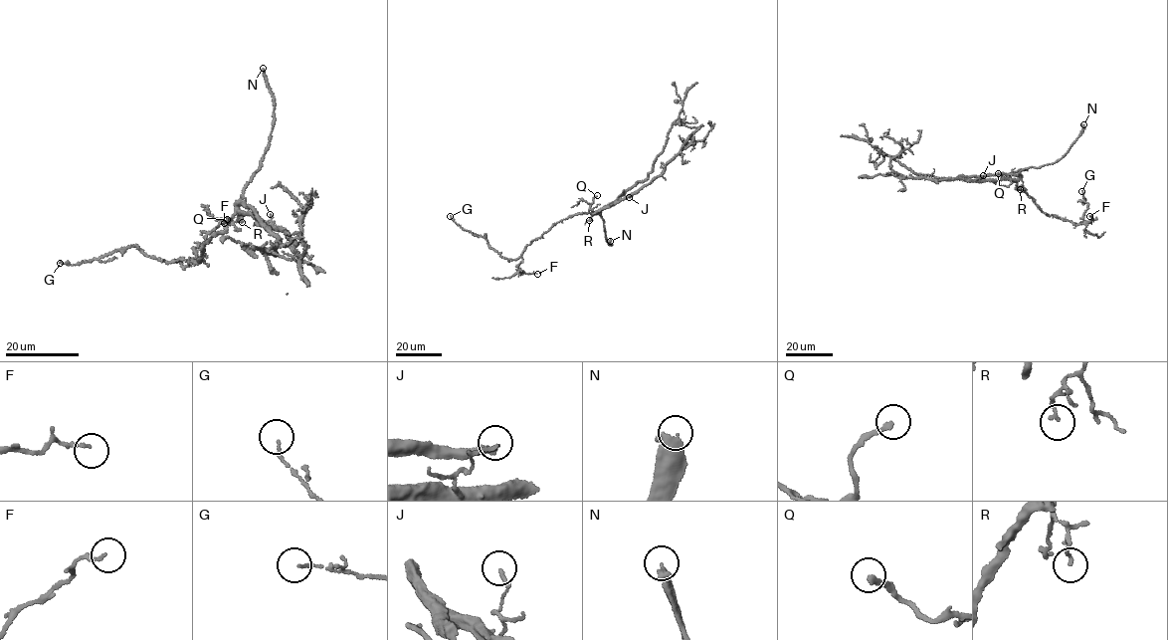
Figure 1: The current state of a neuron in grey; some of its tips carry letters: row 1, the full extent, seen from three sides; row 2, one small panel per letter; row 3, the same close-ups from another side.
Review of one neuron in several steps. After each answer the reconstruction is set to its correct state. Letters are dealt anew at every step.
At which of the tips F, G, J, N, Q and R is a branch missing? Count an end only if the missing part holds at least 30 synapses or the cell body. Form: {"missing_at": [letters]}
{"missing_at": ["N"]}

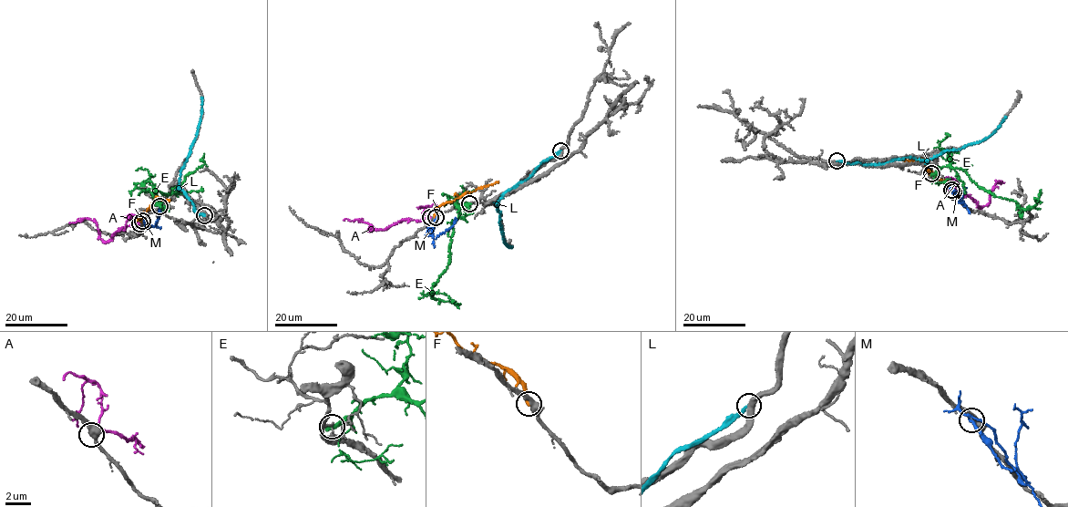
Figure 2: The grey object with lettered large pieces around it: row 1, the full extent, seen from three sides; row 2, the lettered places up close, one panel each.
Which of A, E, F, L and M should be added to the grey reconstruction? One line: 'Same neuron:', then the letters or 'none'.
Same neuron: A

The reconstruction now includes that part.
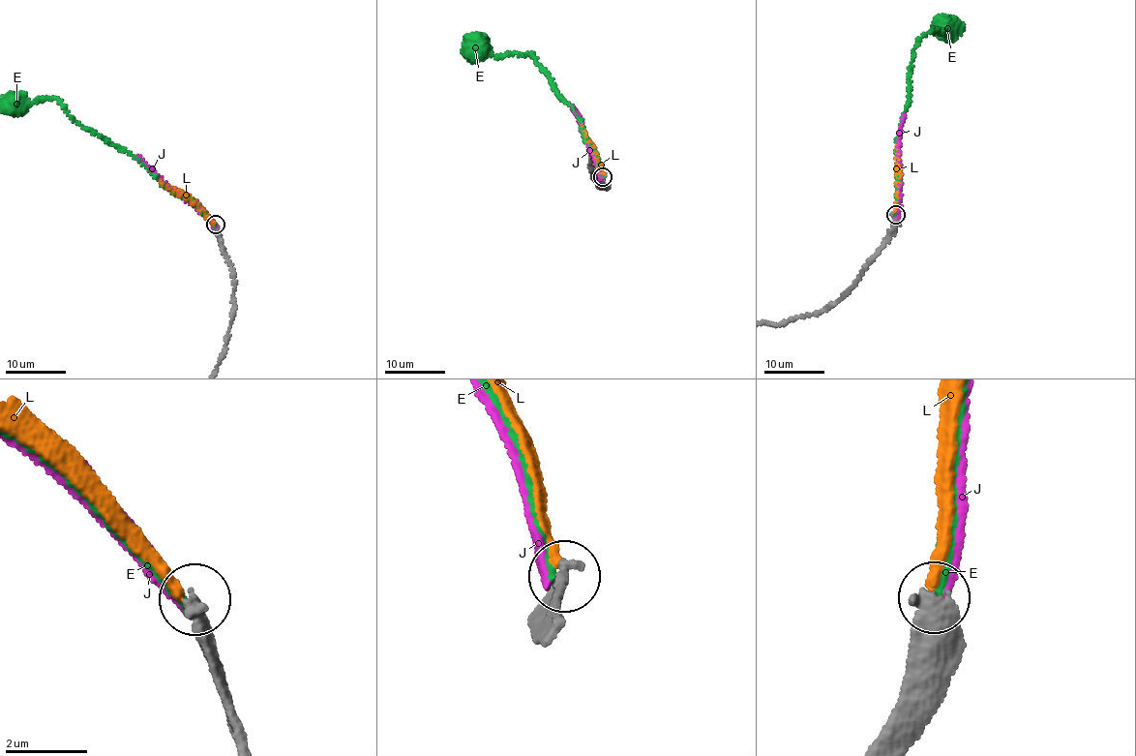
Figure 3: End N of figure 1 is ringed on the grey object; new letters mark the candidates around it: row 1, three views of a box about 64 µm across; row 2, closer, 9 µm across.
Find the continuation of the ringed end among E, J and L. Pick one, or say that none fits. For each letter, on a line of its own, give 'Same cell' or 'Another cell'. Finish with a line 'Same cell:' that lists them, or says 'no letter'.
E: Another cell
J: Another cell
L: Another cell
Same cell: no letter

